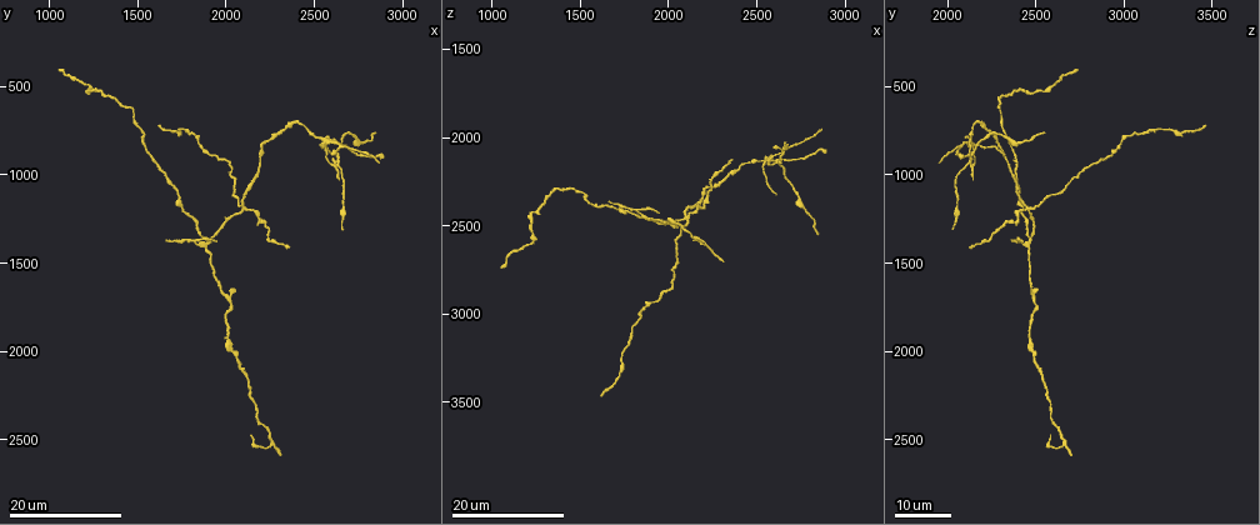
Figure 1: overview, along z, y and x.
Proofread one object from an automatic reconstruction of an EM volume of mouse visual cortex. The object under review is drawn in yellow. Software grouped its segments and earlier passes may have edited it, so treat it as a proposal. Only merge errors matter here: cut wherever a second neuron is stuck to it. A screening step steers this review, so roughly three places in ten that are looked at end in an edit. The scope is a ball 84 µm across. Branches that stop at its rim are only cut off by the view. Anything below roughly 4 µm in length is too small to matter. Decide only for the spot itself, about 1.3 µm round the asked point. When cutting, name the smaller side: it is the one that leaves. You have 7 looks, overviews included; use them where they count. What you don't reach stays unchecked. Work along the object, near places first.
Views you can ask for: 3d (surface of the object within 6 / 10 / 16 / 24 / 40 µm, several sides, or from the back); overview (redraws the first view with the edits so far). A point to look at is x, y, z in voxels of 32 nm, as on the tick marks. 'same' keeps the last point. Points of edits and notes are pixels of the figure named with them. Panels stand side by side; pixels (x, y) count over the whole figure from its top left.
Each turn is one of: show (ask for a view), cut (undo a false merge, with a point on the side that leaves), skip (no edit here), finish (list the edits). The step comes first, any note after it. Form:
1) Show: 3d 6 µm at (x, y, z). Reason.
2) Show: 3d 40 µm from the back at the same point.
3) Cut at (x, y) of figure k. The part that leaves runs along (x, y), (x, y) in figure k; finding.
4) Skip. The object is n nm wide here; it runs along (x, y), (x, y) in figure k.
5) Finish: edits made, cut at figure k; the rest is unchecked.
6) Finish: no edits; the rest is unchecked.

Show: 3d 16 µm at (2160, 980, 2360). Calibre changes.

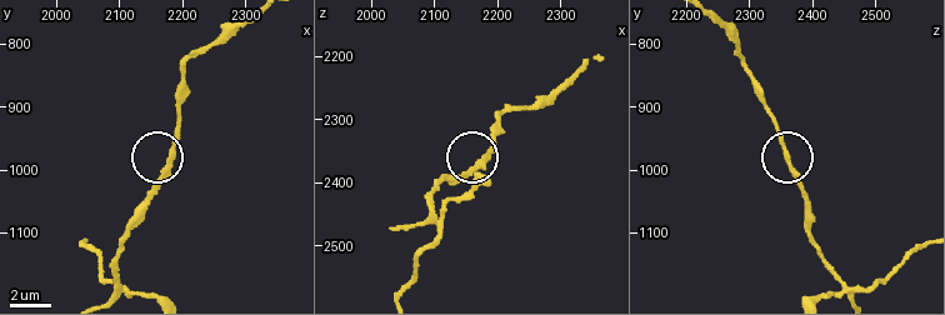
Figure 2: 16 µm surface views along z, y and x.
Show: 3d 6 µm at (2185, 975, 2360).

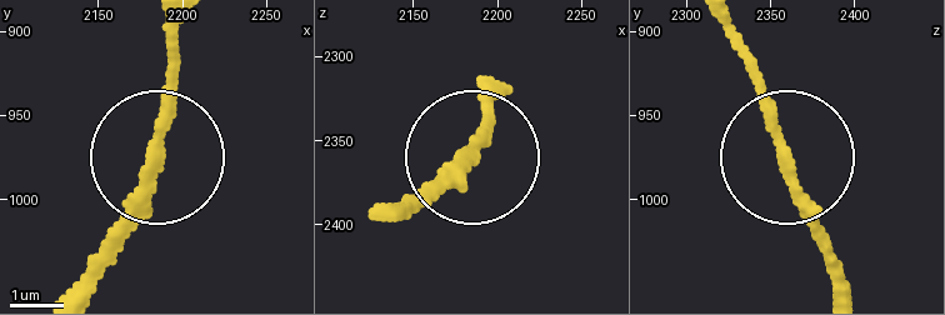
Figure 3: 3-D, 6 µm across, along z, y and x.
Skip. It runs along (370, 221), (465, 163), (488, 114) in figure 3; continuous, no second neuron.

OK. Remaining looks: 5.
Show: 3d 24 µm at (2560, 820, 2140).

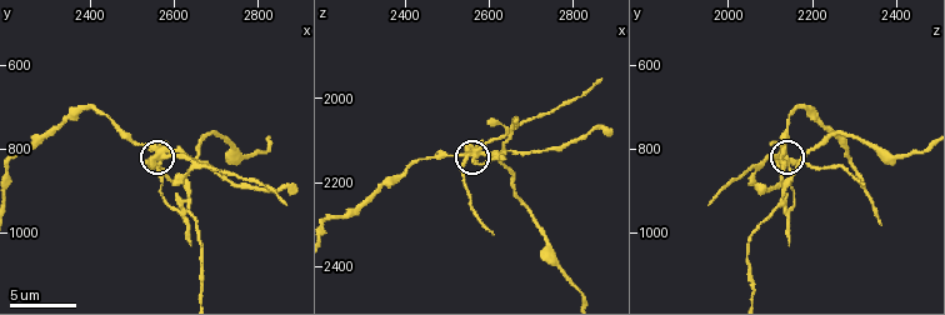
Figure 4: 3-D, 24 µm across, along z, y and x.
Show: 3d 10 µm at (2565, 820, 2140).

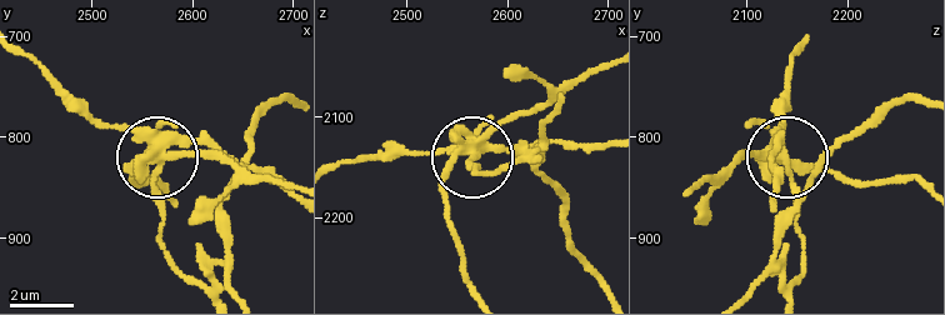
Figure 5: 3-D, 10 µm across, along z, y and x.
Cut at (443, 173) of figure 5. 5 arms meet here; the part that leaves runs along (163, 151), (163, 245), (194, 278), (254, 123), (291, 100) in figure 5; two neurons meet here.

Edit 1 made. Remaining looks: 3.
Show: overview.

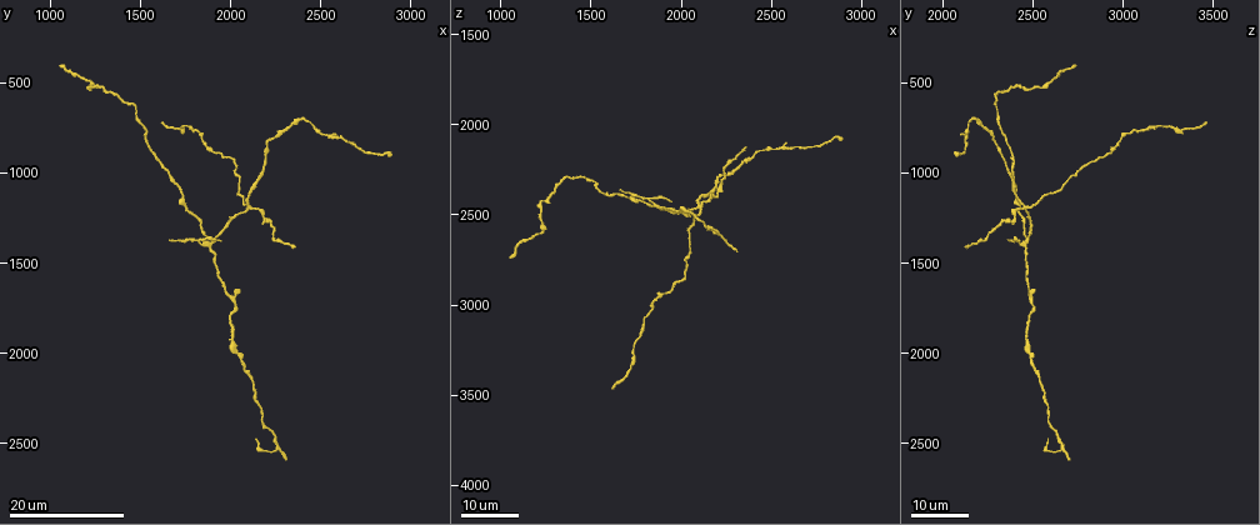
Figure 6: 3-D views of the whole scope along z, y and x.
Show: 3d 24 µm at (2100, 2120, 2520). Sudden change in width.

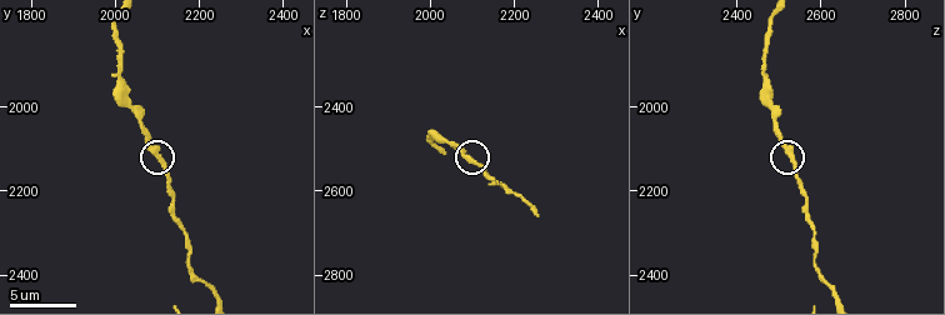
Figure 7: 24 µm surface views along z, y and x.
Show: 3d 6 µm at (2105, 2130, 2535). Zoom in.

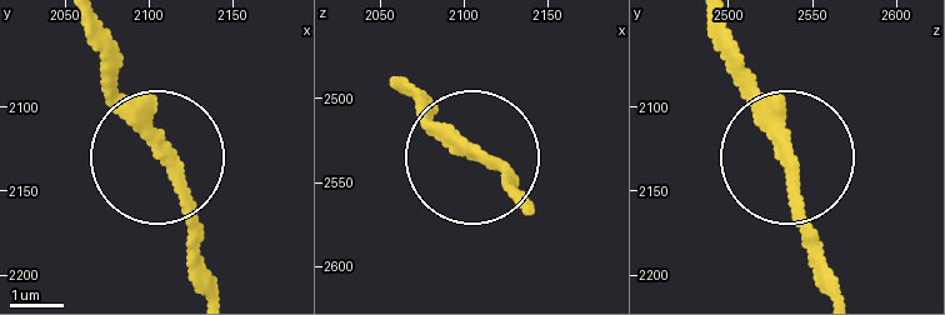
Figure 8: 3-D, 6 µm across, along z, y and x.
Skip. It runs along (398, 88), (514, 183) in figure 8; continuous, no second neuron.

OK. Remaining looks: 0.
Finish: edits made, cut at figure 5; the rest is unchecked.

